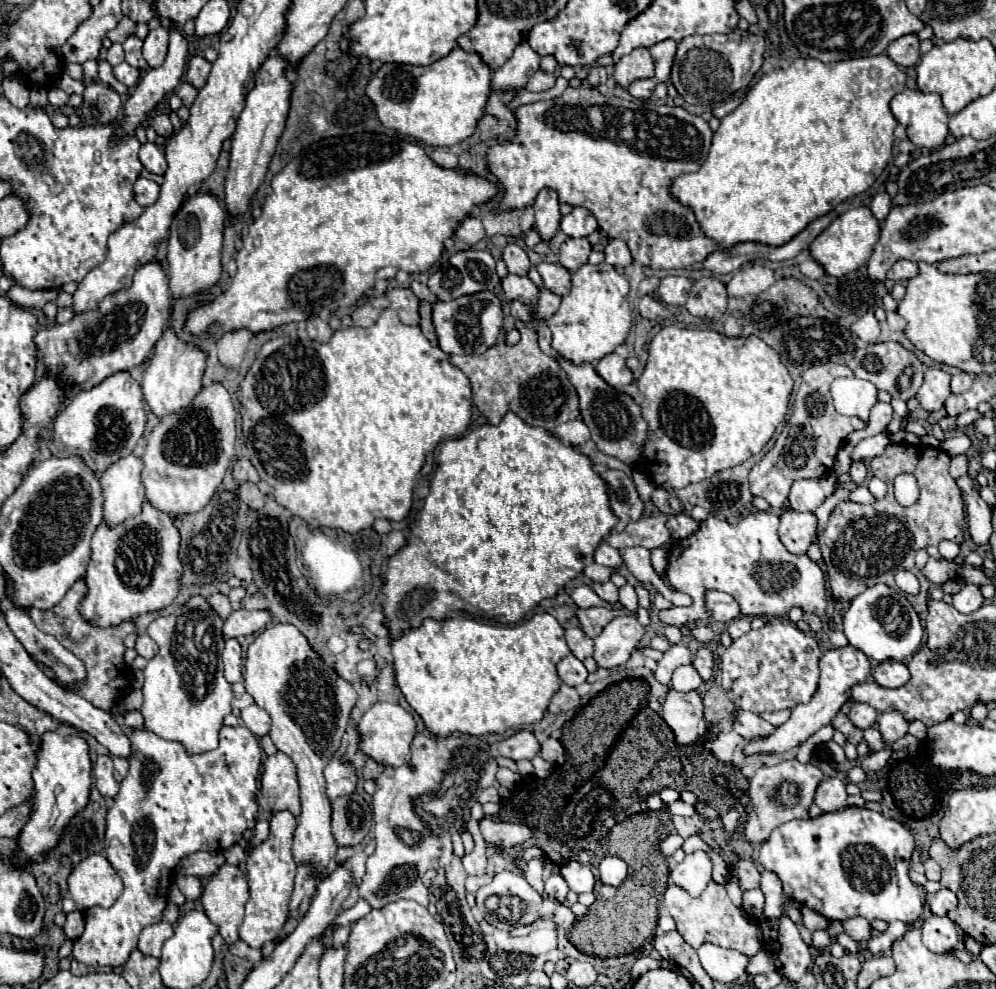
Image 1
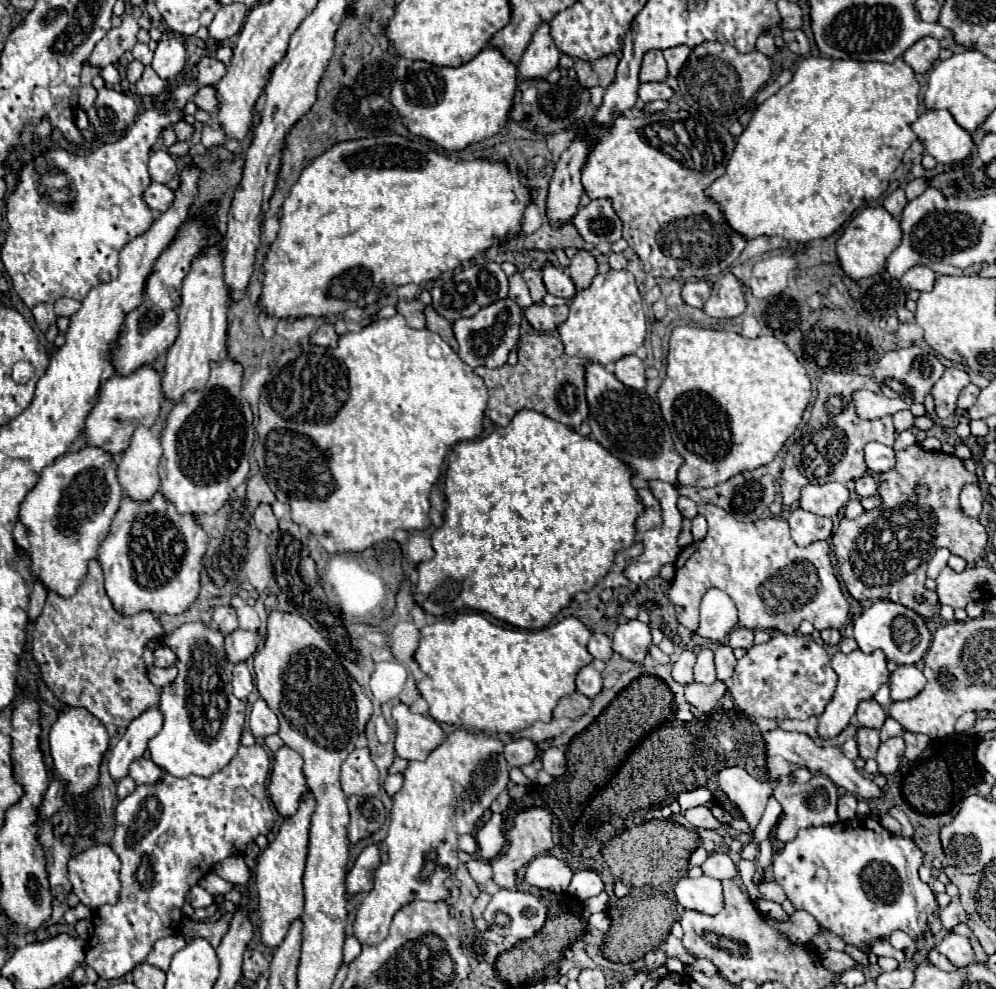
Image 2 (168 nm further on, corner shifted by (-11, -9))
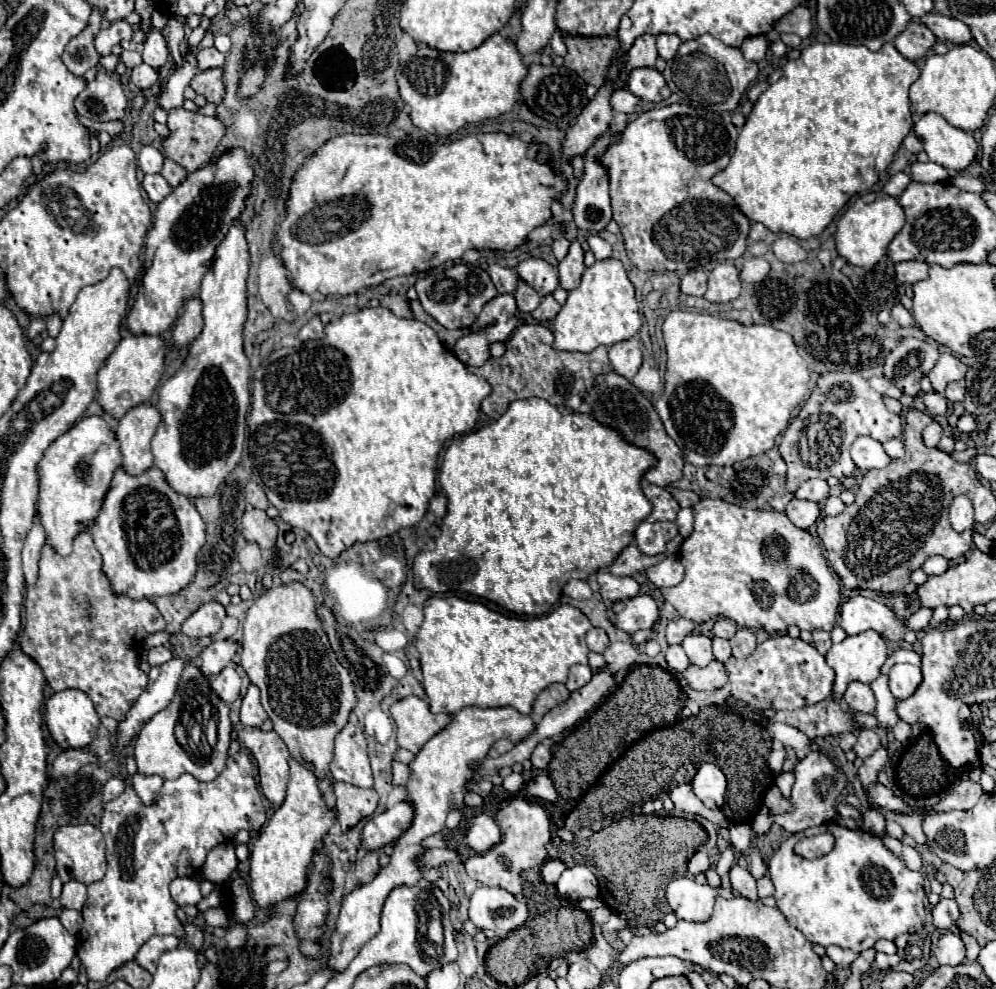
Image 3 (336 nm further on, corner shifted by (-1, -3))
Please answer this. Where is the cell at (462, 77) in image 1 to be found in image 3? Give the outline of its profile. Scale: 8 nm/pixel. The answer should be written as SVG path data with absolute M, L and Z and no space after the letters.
M495 33L477 49L471 49L465 53L443 53L427 45L421 45L411 59L399 65L397 83L399 83L401 99L411 107L411 121L419 129L425 129L427 133L447 137L459 131L467 123L477 123L477 121L491 119L511 111L519 99L521 81L527 77L527 73L529 73L529 67L523 63L523 55L517 51L515 43L509 37Z

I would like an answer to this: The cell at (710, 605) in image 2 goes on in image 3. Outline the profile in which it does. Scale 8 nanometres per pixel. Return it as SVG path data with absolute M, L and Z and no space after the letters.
M675 619L675 621L671 621L671 623L667 625L667 643L669 643L669 645L681 643L685 635L693 633L693 629L695 629L695 623L691 623L691 621L687 621L687 619Z

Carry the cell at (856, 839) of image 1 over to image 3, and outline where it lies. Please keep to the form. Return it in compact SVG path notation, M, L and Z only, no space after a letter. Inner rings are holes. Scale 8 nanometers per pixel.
M835 821L823 823L819 827L801 831L791 835L787 841L781 843L781 847L775 851L775 855L769 861L769 877L775 885L775 899L777 909L785 915L787 923L801 931L813 945L829 947L837 945L843 949L851 949L855 953L861 953L875 945L877 939L889 939L893 941L901 933L917 933L925 923L925 889L923 889L923 875L919 871L911 871L905 867L901 859L897 859L879 837L867 833L867 831L851 831ZM817 833L831 833L835 837L835 847L829 855L821 859L803 859L793 849L797 841L809 835Z

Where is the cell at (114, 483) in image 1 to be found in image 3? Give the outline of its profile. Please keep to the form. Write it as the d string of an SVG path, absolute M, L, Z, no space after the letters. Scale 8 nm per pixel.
M139 403L131 407L119 421L117 439L123 453L123 469L131 475L139 475L153 465L151 439L159 425L159 411L151 403Z

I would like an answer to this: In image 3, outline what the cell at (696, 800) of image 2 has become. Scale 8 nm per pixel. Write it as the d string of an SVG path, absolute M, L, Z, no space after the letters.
M703 763L697 775L693 777L691 785L695 787L695 795L709 807L709 809L721 809L725 801L725 789L727 781L723 771L713 763Z

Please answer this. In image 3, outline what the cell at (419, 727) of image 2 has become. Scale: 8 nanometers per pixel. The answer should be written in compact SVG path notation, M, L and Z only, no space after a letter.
M405 697L391 707L391 717L397 723L397 743L411 753L419 753L423 745L445 729L451 721L449 713L431 713L421 697Z

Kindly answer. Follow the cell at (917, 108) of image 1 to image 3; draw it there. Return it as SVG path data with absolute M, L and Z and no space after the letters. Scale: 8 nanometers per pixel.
M925 113L913 127L915 135L923 141L929 161L945 169L965 171L977 157L979 145L973 133L949 125L937 113Z

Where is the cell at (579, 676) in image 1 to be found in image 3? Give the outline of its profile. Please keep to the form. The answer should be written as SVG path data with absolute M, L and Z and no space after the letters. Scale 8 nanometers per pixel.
M575 665L575 667L571 667L569 681L567 681L567 689L569 691L575 691L575 689L583 687L585 683L591 681L591 675L593 675L593 671L591 671L589 665Z

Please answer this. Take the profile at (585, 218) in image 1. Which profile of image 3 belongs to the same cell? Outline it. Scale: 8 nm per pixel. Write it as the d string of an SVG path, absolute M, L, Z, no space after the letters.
M609 127L607 133L603 133L585 153L585 169L583 169L583 177L581 183L577 187L577 197L575 197L575 207L573 207L573 215L575 215L575 223L579 229L585 231L601 231L607 227L607 223L611 221L611 203L609 203L609 175L607 169L603 167L603 163L599 161L599 155L603 155L609 145L613 145L615 141L619 141L621 133L613 131Z

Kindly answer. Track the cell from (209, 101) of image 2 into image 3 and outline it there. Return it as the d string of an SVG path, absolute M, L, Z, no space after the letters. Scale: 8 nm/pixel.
M215 67L215 69L207 69L201 71L199 75L195 75L195 79L191 79L191 87L195 93L203 95L209 103L219 105L223 95L225 95L225 83L223 83L223 69Z

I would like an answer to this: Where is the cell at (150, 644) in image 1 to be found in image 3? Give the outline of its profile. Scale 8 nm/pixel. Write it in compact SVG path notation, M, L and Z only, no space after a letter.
M163 645L153 647L153 649L149 651L149 665L165 663L165 661L167 661L167 659L171 659L171 657L173 657L173 653L171 653L167 647L163 647Z

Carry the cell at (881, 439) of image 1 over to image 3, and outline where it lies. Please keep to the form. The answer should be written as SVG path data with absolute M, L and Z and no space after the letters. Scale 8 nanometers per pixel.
M859 437L851 445L851 457L853 457L853 463L857 465L857 469L861 469L861 473L865 473L869 469L883 469L891 463L889 455L883 451L883 445L879 441L867 439L867 437Z

